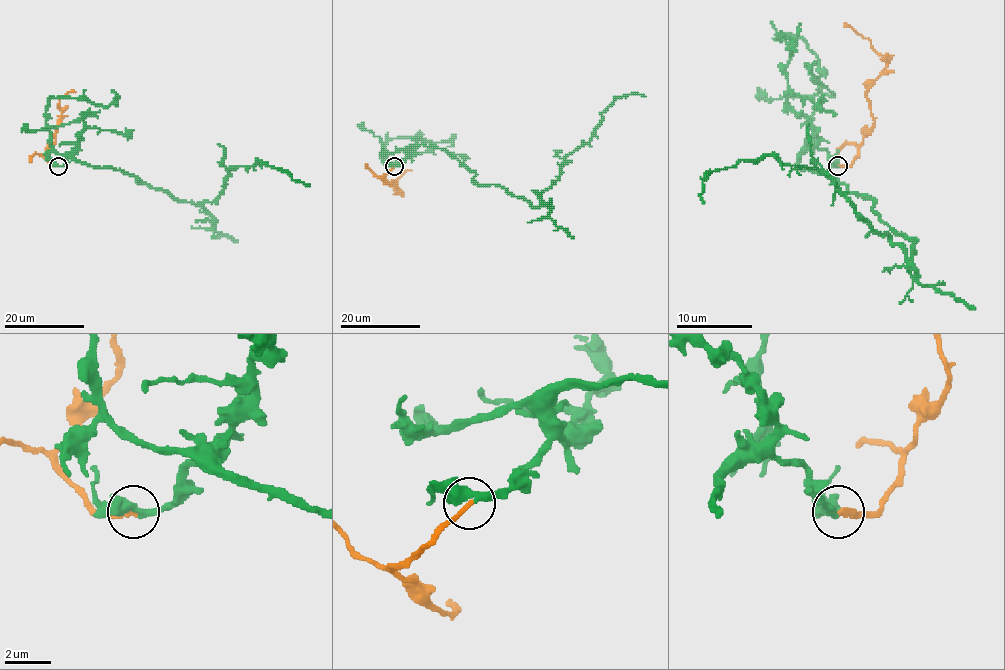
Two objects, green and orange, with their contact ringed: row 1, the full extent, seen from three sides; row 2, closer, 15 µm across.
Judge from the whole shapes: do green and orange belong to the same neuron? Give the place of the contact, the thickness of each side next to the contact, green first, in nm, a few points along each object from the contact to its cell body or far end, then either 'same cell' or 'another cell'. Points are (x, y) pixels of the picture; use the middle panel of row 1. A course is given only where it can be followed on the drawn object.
at (394, 166); 460 nm thick on the green side, 240 nm on the other; green runs (394, 166), (410, 147), (445, 149), (479, 185), (538, 208), (614, 100), (645, 96); orange runs (394, 167), (381, 178), (390, 186), (393, 182), (397, 192), (397, 179), (406, 171), (412, 171); same cell

